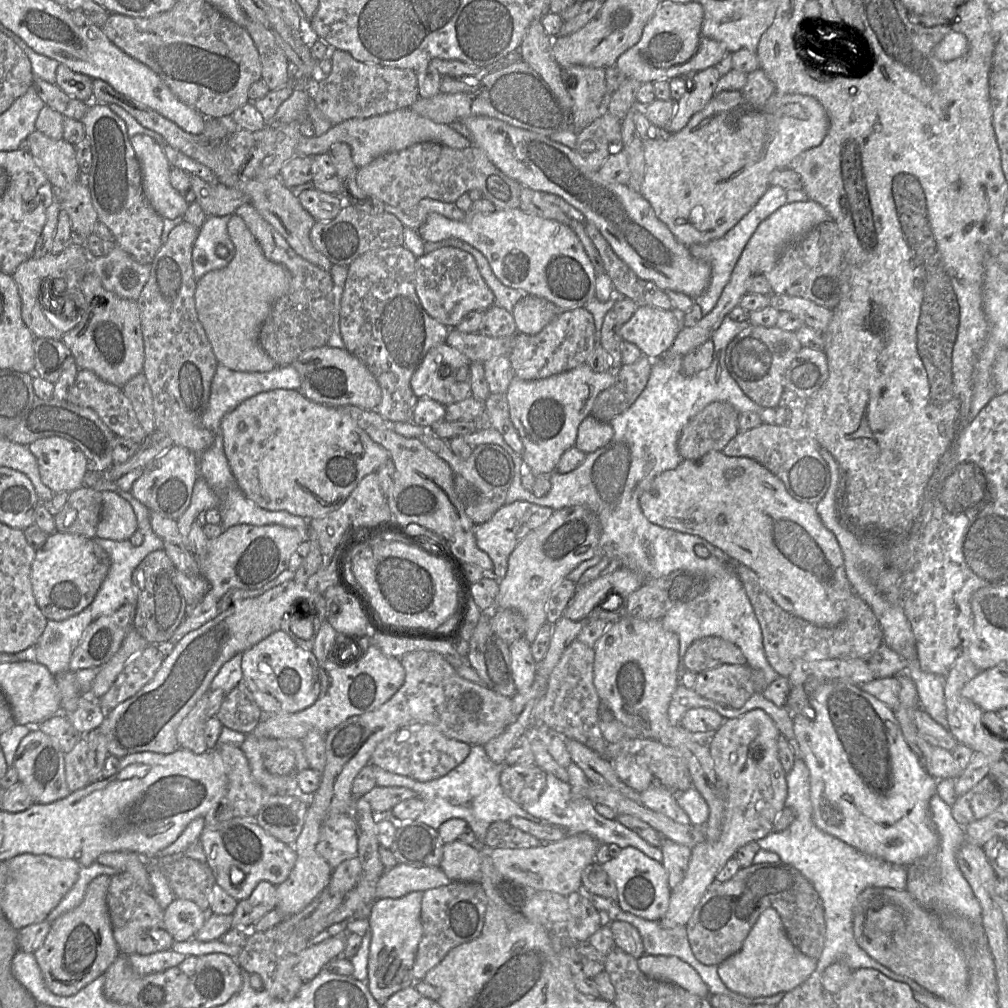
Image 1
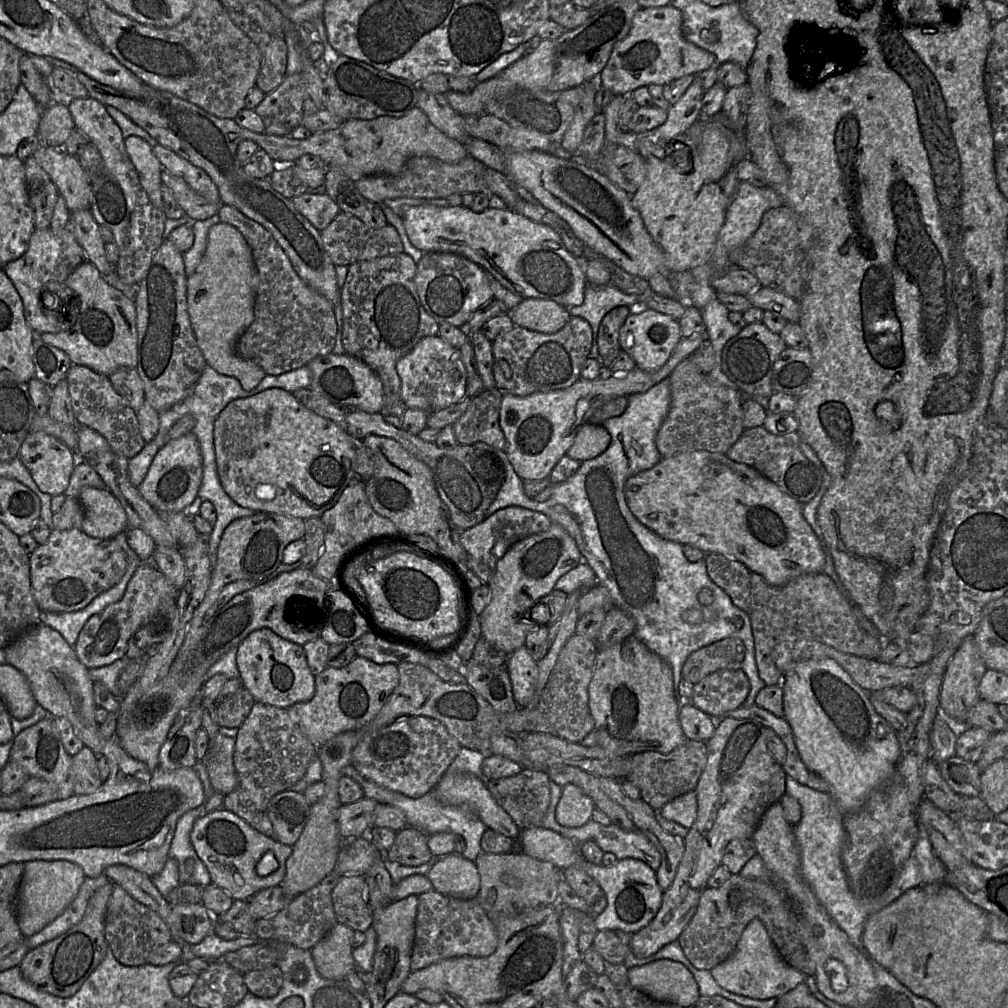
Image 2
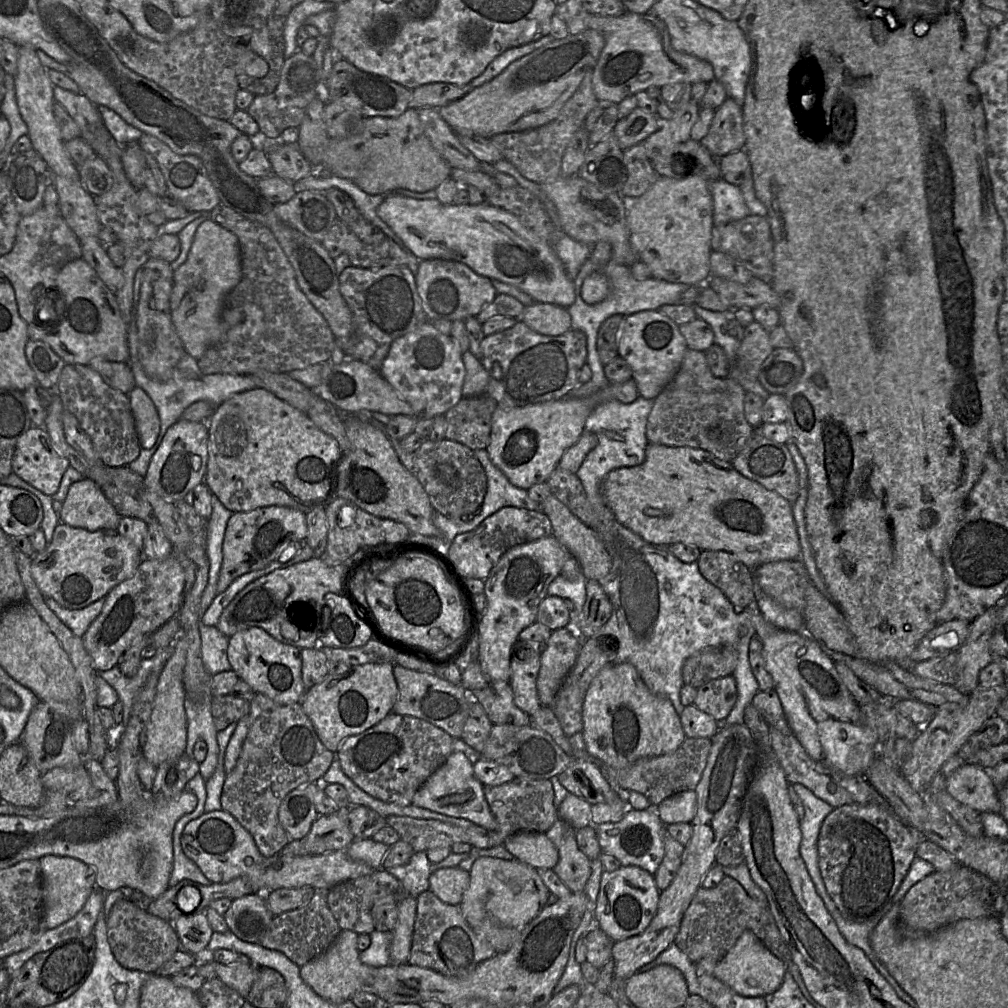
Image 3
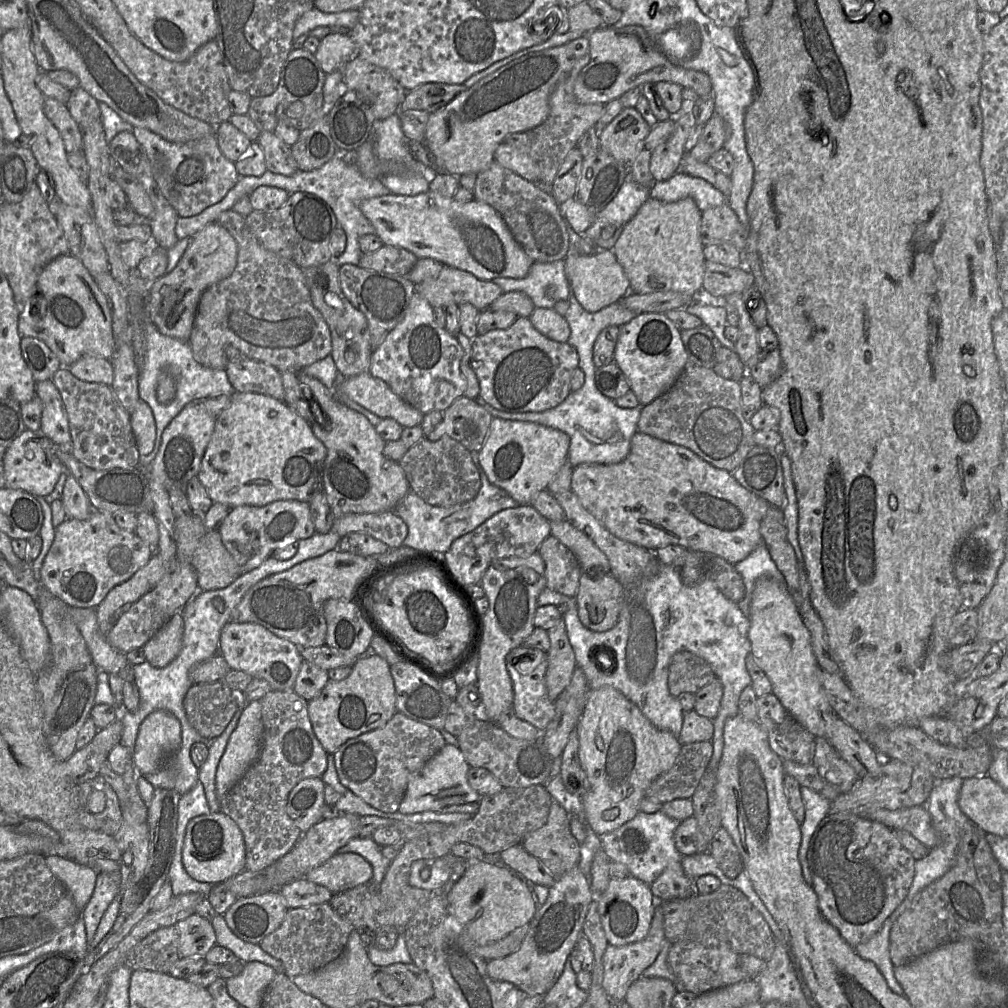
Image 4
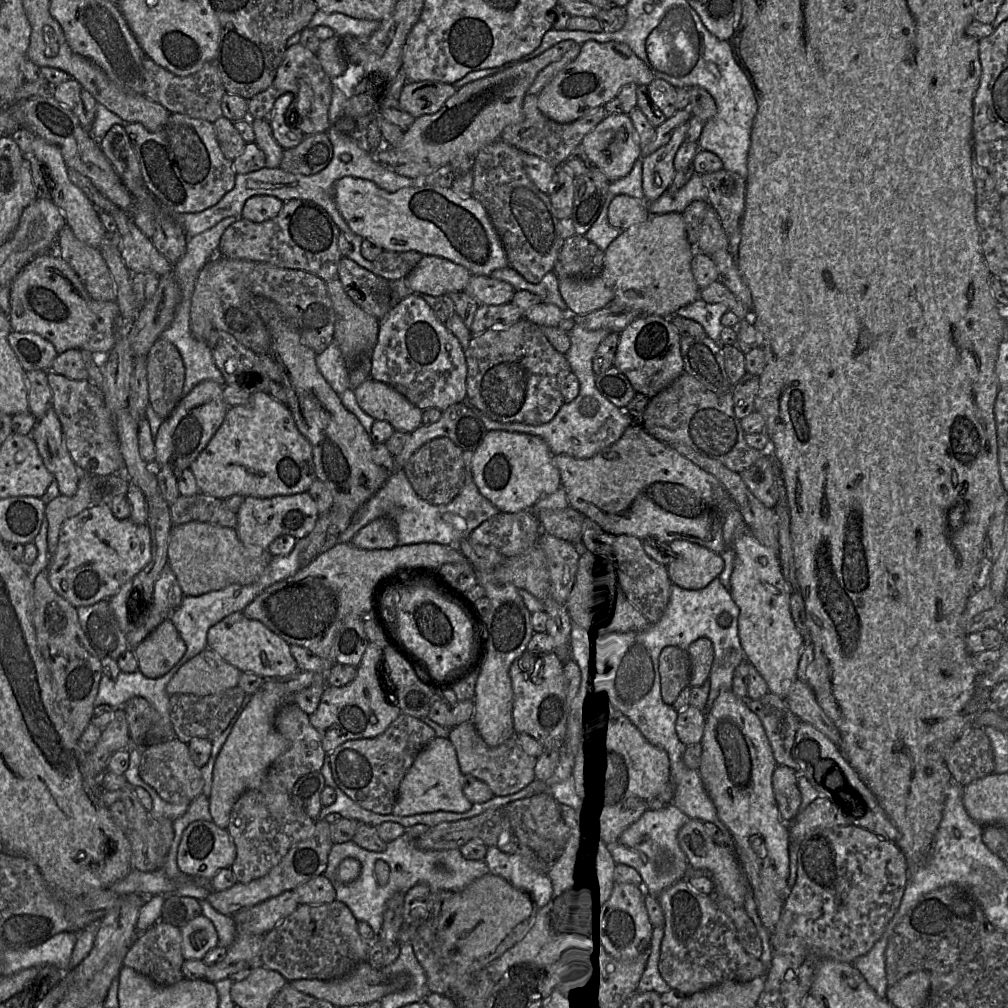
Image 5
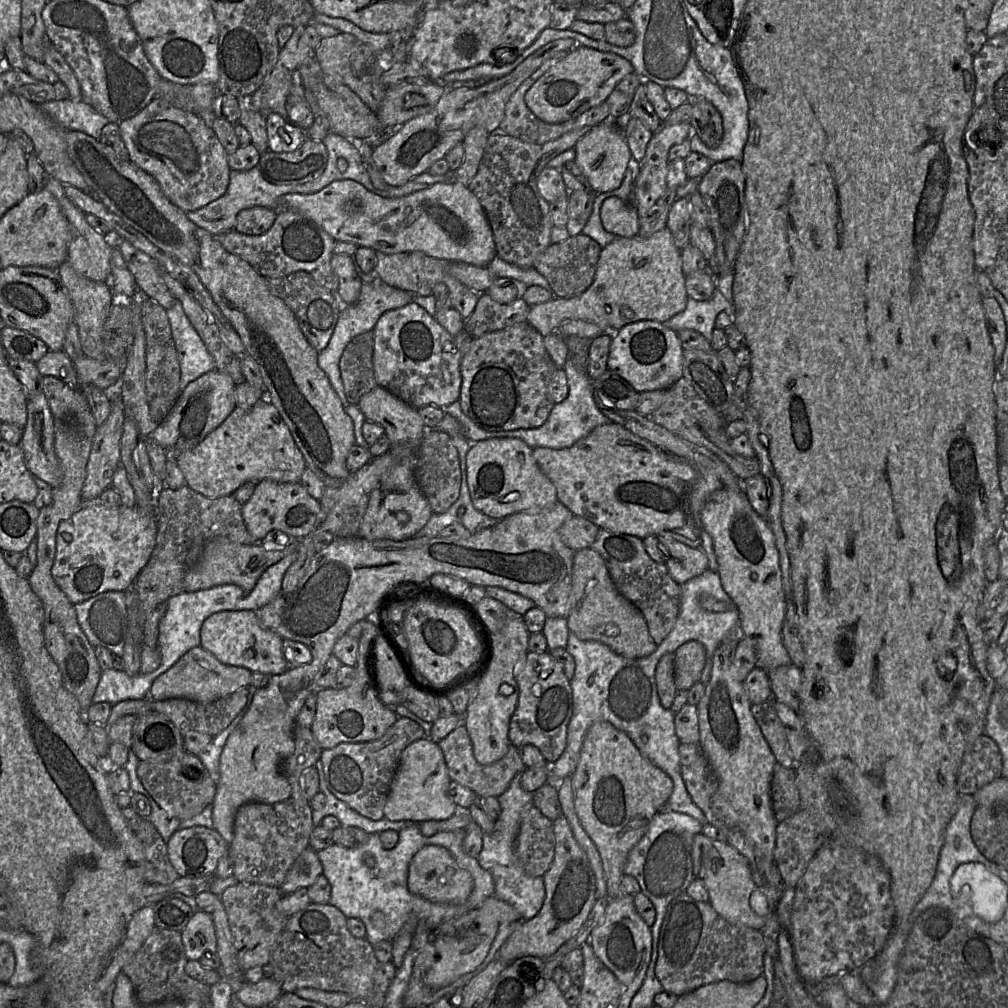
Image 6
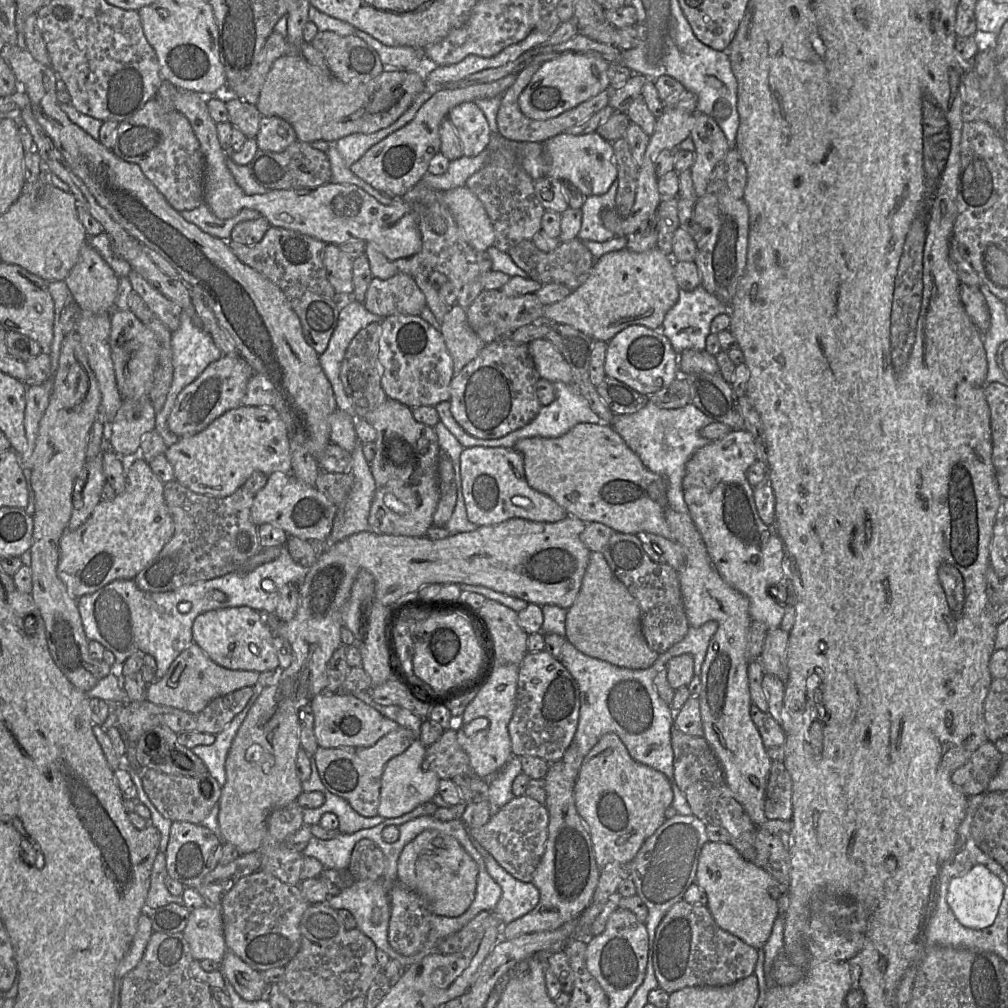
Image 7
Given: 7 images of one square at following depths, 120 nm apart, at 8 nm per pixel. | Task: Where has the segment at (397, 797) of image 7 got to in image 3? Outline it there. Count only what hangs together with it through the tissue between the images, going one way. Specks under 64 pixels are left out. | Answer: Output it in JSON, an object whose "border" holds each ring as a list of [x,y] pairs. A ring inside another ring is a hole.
{"border":[[[453,751],[446,761],[419,787],[412,805],[455,818],[463,818],[475,825],[495,831],[497,822],[484,795],[484,786],[476,778],[473,764],[462,752]]]}

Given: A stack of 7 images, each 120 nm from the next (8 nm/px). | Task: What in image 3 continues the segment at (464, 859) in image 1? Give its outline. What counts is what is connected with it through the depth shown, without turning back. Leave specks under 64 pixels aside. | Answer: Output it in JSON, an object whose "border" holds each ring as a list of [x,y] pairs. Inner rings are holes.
{"border":[[[459,866],[436,870],[430,875],[430,890],[443,902],[458,905],[470,883],[470,873]]]}

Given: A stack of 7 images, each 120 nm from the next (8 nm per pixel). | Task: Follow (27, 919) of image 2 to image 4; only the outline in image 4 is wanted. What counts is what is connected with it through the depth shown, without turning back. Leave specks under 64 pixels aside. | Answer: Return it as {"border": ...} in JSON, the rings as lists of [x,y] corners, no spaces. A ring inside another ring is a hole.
{"border":[[[58,855],[46,856],[46,862],[82,912],[93,895],[98,873],[91,867]]]}

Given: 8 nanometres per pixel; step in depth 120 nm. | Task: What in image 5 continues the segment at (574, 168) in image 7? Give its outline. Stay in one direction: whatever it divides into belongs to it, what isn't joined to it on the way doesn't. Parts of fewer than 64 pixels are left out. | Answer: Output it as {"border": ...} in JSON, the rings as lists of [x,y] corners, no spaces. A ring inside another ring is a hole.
{"border":[[[608,114],[591,132],[581,141],[584,150],[594,166],[599,168],[611,181],[626,176],[633,168],[634,163],[642,156],[640,137],[629,114]]]}

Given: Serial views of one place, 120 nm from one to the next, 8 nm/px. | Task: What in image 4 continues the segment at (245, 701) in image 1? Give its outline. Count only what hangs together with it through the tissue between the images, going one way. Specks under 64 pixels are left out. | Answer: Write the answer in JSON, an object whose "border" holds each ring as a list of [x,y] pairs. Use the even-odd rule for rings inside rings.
{"border":[[[223,681],[194,684],[187,691],[183,706],[191,726],[207,741],[218,737],[245,701],[244,692],[232,689]]]}

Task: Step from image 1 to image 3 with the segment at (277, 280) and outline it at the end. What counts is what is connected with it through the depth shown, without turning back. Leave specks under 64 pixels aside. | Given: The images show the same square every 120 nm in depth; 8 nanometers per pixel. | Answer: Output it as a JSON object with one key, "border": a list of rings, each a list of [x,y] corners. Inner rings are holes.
{"border":[[[211,218],[205,220],[196,230],[187,260],[174,271],[170,298],[172,323],[185,351],[196,360],[199,360],[210,347],[216,345],[230,327],[243,320],[242,311],[223,309],[225,297],[239,284],[241,278],[241,254],[237,236]]]}

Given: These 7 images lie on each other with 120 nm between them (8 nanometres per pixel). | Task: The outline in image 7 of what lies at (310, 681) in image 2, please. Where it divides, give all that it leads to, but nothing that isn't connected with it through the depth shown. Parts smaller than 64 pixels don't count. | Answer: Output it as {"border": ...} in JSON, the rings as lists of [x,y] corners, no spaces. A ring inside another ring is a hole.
{"border":[[[228,607],[202,613],[193,622],[192,636],[193,642],[224,668],[258,673],[280,669],[273,646],[274,635],[262,614],[250,607]]]}

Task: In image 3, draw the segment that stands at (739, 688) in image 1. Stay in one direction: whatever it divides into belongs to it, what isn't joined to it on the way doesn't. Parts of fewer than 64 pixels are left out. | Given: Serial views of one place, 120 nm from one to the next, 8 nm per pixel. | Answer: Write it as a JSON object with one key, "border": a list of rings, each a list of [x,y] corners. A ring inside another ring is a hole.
{"border":[[[732,674],[710,680],[697,688],[694,706],[721,722],[729,715],[737,700],[737,685]]]}

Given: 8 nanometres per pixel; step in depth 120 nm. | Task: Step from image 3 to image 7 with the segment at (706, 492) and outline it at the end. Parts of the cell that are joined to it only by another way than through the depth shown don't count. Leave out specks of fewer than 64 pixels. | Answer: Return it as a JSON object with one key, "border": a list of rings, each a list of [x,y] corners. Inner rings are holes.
{"border":[[[579,423],[560,437],[520,439],[514,449],[523,456],[529,486],[550,496],[568,515],[586,523],[604,524],[624,534],[652,533],[673,540],[665,520],[665,479],[651,472],[610,424]]]}

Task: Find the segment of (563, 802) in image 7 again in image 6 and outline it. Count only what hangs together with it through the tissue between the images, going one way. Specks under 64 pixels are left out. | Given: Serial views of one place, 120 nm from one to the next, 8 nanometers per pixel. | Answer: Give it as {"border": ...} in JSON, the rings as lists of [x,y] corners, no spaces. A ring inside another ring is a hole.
{"border":[[[562,815],[553,821],[553,828],[555,834],[555,853],[549,869],[543,875],[546,893],[543,905],[537,915],[531,919],[525,920],[522,925],[507,938],[497,952],[495,959],[499,959],[506,964],[510,964],[524,956],[548,957],[554,954],[562,944],[568,941],[580,929],[596,900],[595,875],[584,850],[575,839],[566,817]]]}

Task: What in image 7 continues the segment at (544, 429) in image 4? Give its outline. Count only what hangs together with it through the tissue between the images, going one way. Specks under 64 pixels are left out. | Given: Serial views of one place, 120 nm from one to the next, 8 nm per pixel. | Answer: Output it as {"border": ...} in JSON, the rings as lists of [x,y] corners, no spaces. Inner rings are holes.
{"border":[[[465,448],[460,456],[460,475],[467,517],[479,527],[496,525],[511,518],[553,523],[568,516],[567,511],[550,496],[529,486],[523,456],[514,448]]]}

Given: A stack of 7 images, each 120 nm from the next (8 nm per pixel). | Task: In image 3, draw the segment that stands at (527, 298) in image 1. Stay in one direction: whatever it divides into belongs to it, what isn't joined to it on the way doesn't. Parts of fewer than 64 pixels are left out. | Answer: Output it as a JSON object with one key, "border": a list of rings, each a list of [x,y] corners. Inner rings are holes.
{"border":[[[534,302],[525,306],[519,319],[532,330],[547,336],[559,336],[571,328],[571,316],[566,307]]]}

